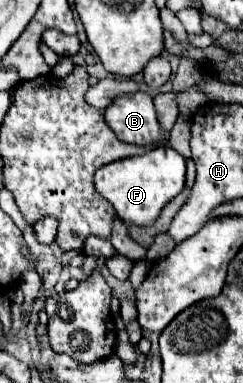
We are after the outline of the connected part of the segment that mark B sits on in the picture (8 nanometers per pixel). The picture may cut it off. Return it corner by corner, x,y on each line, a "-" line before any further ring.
145,92
121,96
105,110
105,122
115,136
123,142
137,146
163,146
169,142
169,134
161,130
153,100

